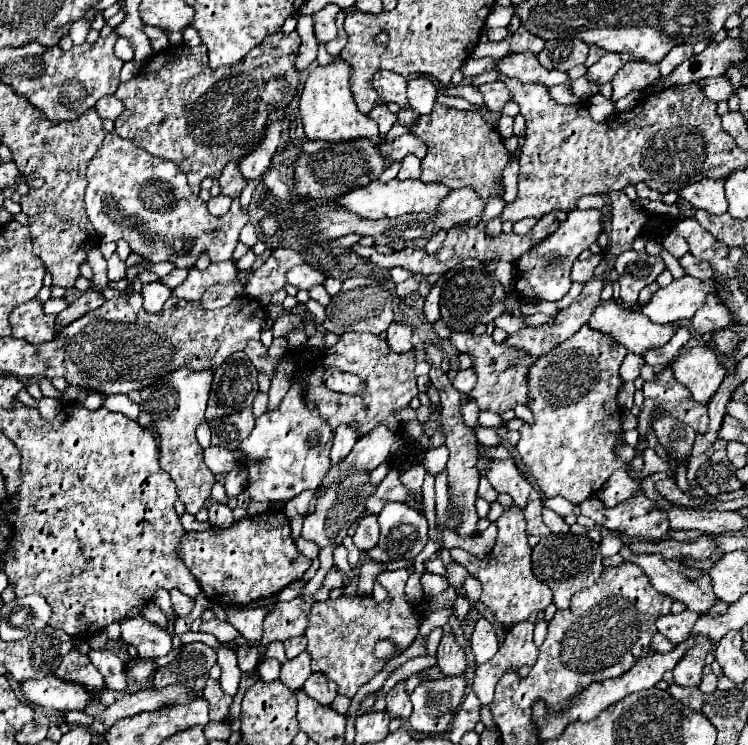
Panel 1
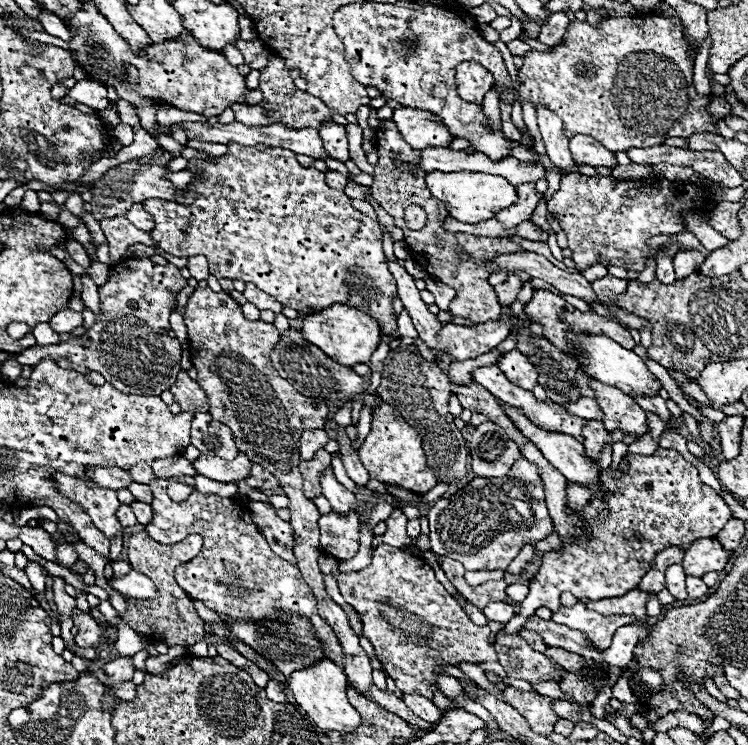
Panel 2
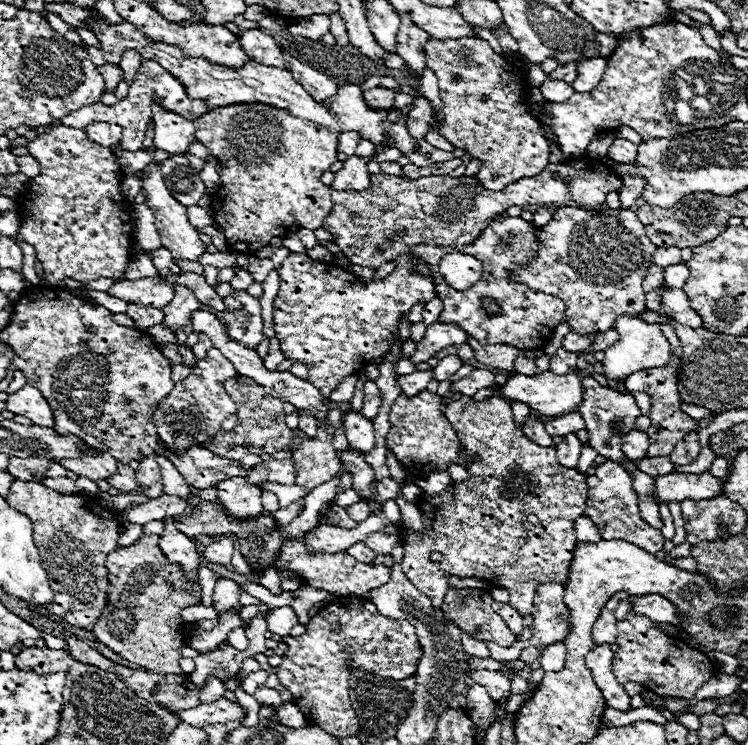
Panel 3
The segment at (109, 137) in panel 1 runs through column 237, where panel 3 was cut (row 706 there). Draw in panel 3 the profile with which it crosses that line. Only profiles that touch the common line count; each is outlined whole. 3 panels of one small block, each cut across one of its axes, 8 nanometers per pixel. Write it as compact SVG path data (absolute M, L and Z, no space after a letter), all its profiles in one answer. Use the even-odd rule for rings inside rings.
M220 696L214 702L200 704L192 710L186 710L186 712L178 712L176 716L186 724L202 728L206 722L228 722L228 720L244 718L246 714L248 714L248 710L244 706L240 706L236 702L230 702L224 696Z

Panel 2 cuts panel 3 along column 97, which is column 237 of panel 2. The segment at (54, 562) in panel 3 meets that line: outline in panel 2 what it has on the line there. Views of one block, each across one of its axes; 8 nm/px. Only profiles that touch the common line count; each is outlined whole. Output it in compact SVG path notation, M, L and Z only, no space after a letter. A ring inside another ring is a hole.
M176 476L168 480L156 478L150 482L150 490L154 494L154 518L150 524L146 524L146 532L154 540L158 540L160 544L176 544L190 534L200 534L204 538L200 556L176 568L176 582L180 584L180 588L184 588L184 592L204 602L228 626L240 620L288 620L296 612L300 618L306 618L314 624L316 638L320 640L324 656L334 660L344 670L342 646L336 640L332 628L318 616L316 598L312 596L312 590L304 582L300 570L270 550L268 542L258 532L250 512L244 506L218 494L198 492L194 488L192 476ZM172 482L188 484L192 488L192 494L182 502L170 500L166 490Z

